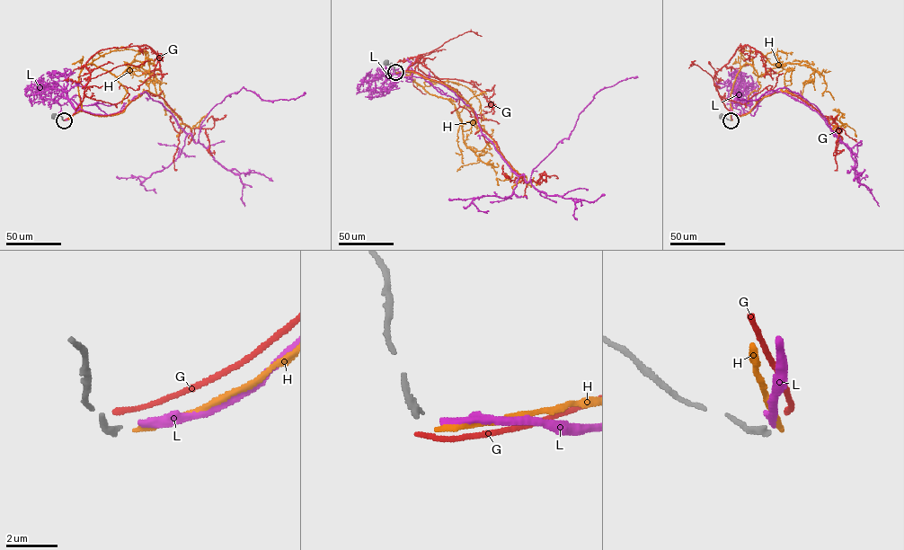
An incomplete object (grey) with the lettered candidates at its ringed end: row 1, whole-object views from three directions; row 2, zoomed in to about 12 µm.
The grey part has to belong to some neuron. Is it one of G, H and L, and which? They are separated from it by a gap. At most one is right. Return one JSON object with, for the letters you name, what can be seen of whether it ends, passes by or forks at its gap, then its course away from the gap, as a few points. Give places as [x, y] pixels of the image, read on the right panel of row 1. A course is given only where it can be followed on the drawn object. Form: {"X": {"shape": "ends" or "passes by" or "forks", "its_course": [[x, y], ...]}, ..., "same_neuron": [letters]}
{"same_neuron": []}

